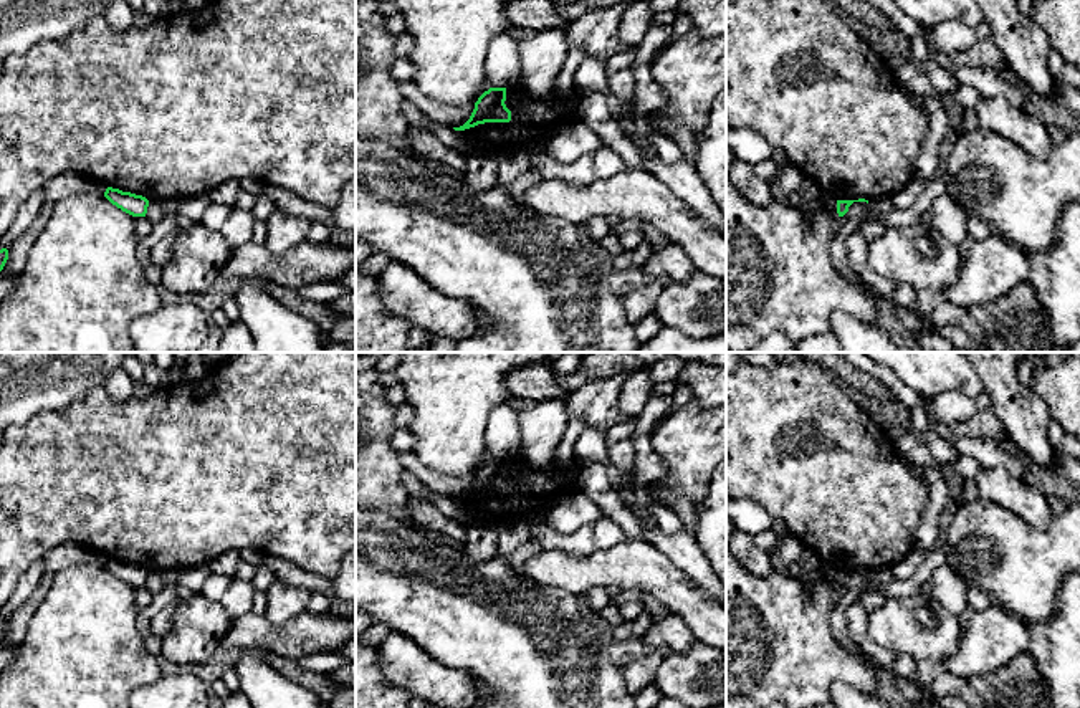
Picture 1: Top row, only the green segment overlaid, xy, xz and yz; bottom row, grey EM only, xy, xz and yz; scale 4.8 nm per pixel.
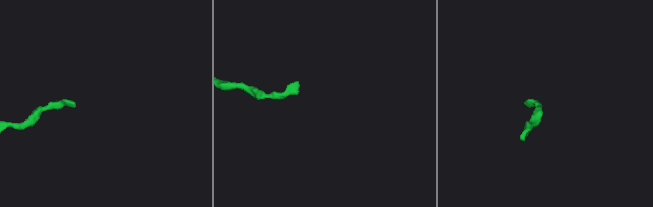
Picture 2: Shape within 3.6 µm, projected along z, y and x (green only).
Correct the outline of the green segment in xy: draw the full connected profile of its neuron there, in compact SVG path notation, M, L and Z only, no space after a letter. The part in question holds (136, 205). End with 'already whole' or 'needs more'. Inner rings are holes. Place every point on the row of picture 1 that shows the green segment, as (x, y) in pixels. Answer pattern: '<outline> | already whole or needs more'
M108 187L104 192L104 197L121 208L122 212L132 215L132 217L146 217L149 200L142 195L136 195L131 192L122 192L119 189Z | already whole

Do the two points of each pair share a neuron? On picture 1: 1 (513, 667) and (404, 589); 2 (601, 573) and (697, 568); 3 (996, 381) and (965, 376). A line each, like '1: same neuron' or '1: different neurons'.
1: same neuron
2: different neurons
3: different neurons

